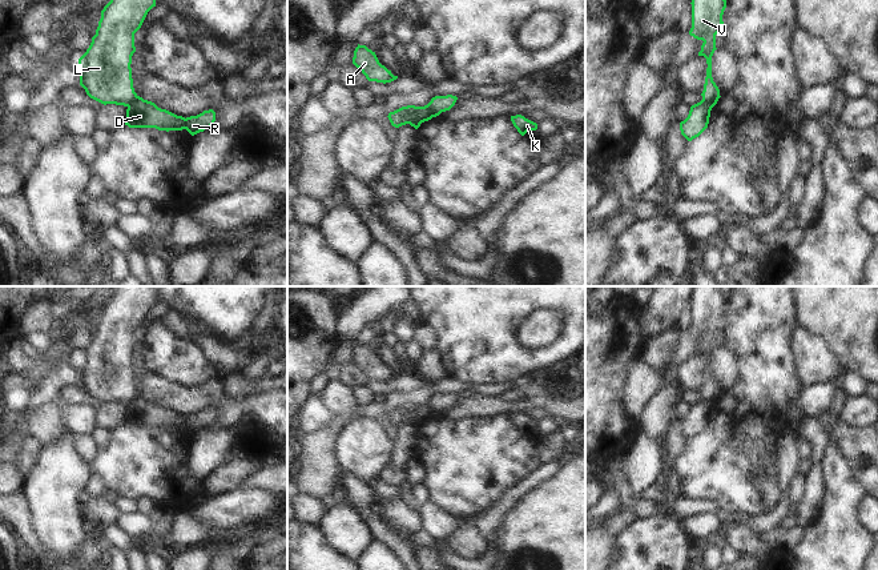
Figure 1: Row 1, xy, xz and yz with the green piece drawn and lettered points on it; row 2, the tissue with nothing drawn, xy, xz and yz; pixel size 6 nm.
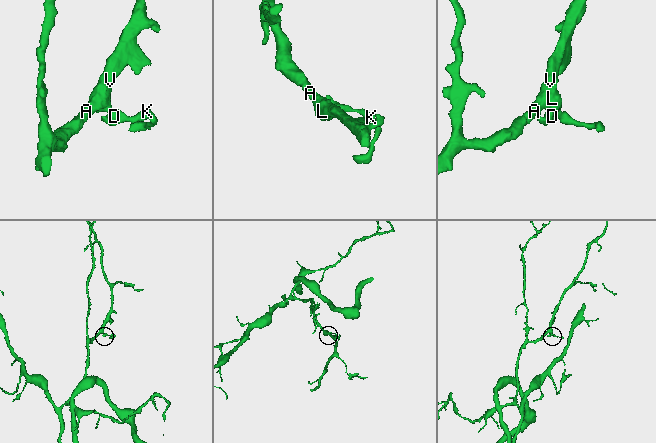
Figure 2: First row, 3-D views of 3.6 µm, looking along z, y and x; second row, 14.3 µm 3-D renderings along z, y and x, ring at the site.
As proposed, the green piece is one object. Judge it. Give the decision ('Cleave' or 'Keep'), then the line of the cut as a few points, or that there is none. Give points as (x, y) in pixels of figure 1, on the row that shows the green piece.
Cleave. Split along xy (139, 96), (127, 105).

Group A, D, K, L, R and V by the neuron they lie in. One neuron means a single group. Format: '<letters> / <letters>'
A L V / D K R

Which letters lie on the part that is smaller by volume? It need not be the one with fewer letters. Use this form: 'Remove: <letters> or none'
Remove: D, K, R

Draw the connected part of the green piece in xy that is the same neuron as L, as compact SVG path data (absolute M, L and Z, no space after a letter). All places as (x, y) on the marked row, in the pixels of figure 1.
M110 0L104 7L96 35L78 59L80 85L90 99L128 107L138 97L130 68L134 33L153 7L156 0Z

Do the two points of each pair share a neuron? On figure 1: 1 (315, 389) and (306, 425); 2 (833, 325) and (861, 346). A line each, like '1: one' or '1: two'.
1: one
2: one

